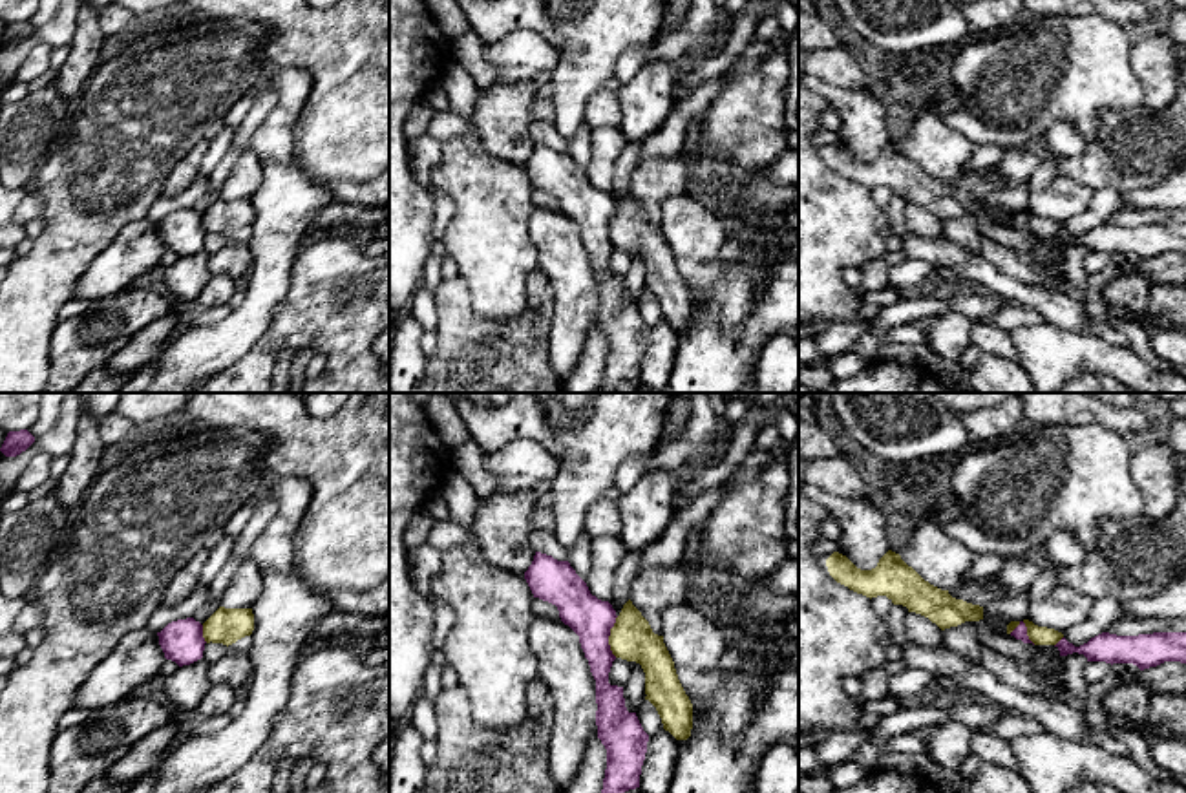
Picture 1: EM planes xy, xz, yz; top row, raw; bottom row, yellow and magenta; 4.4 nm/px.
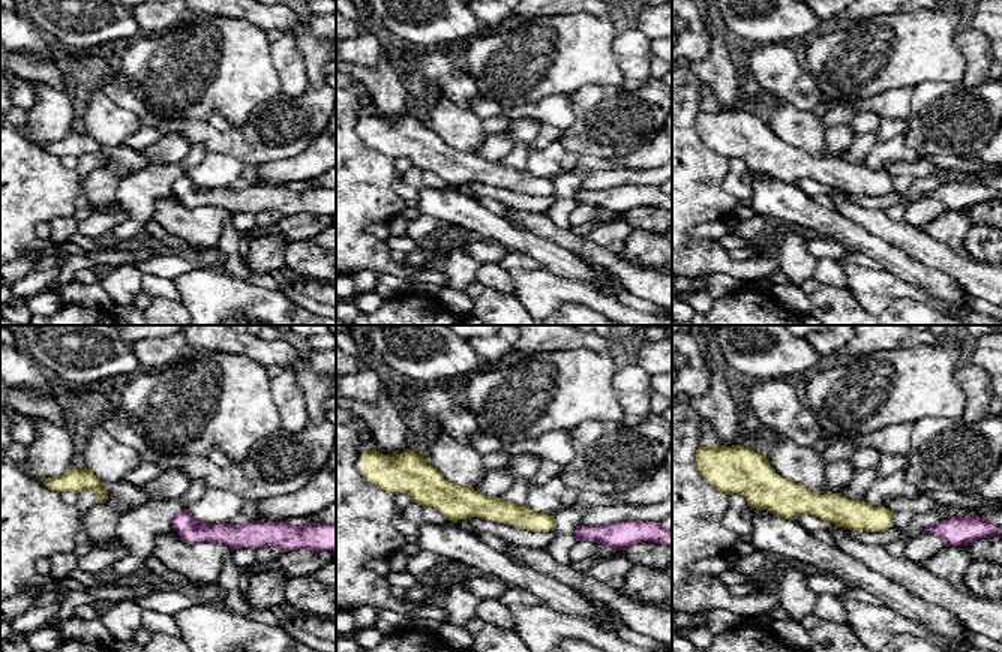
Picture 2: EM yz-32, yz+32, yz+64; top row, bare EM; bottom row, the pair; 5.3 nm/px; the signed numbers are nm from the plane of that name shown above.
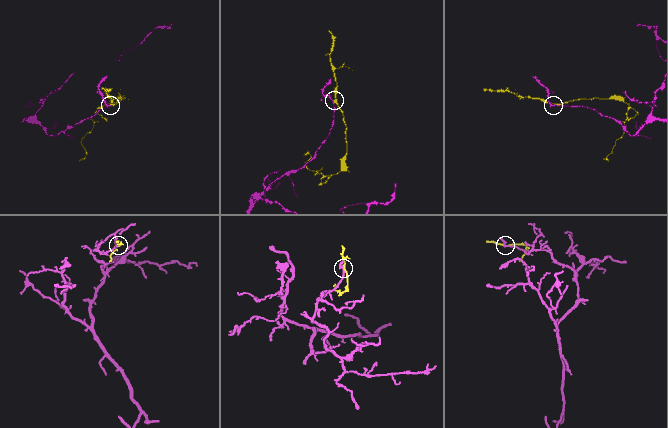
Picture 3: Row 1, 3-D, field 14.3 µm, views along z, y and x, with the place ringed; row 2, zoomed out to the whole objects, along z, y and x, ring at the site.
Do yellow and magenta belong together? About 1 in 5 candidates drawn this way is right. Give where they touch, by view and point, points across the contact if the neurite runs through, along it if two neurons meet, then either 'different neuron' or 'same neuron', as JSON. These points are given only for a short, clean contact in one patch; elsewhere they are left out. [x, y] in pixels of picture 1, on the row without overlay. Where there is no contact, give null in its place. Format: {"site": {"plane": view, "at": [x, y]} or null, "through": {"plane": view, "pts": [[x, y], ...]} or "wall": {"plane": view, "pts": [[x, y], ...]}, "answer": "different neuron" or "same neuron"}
{"site": {"plane": "xz", "at": [609, 227]}, "wall": {"plane": "xz", "pts": [[618, 207], [609, 227], [609, 240], [614, 247]]}, "answer": "different neuron"}

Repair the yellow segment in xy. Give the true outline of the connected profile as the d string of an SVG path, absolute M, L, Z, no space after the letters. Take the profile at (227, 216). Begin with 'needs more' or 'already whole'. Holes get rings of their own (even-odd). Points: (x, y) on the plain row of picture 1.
already whole; M219 197L205 214L203 228L206 234L232 236L238 230L250 227L254 221L252 199L225 199Z

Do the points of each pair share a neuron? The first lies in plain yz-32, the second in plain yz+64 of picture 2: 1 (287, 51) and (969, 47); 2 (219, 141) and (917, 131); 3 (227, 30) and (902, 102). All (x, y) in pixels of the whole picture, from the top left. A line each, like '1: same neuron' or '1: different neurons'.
1: same neuron
2: same neuron
3: different neurons

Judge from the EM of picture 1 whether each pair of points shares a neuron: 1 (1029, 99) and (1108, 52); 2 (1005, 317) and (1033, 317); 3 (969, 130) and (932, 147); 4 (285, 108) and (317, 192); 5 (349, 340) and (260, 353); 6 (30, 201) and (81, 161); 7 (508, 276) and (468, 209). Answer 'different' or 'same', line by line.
1: same
2: same
3: different
4: same
5: same
6: different
7: same

